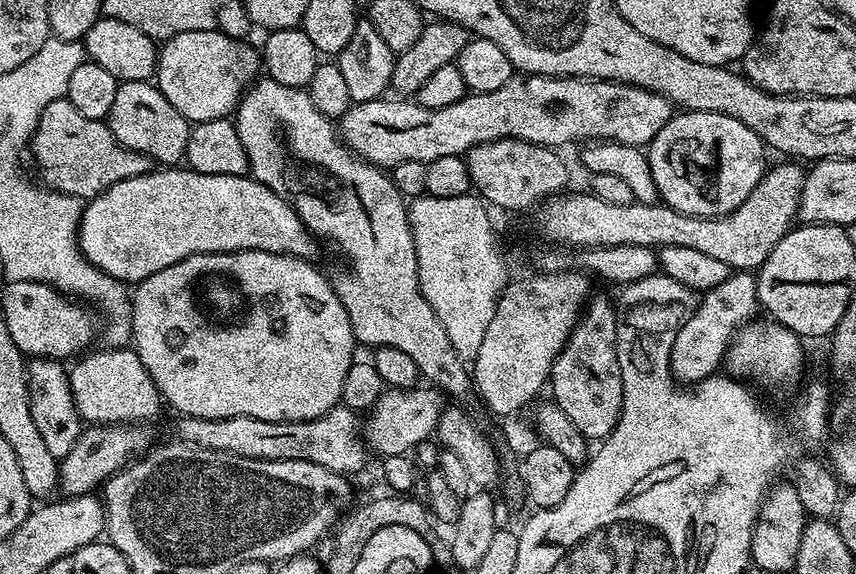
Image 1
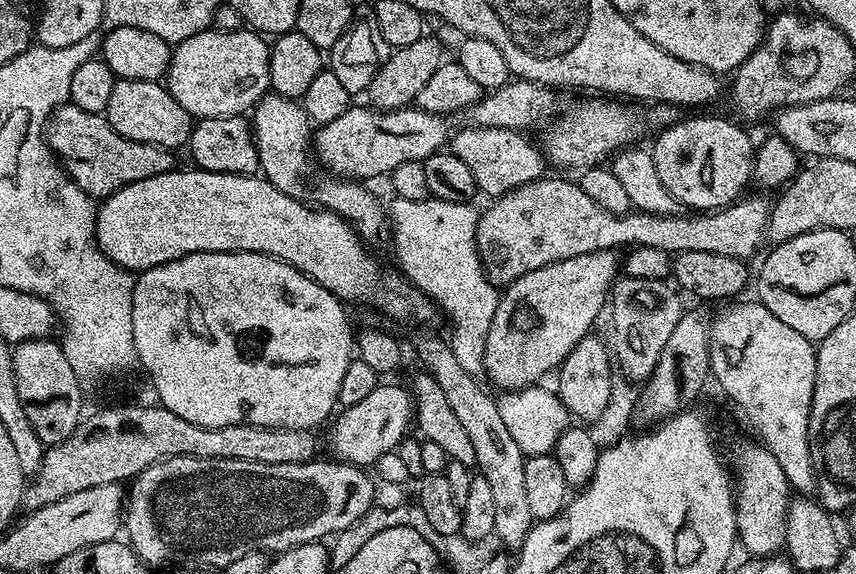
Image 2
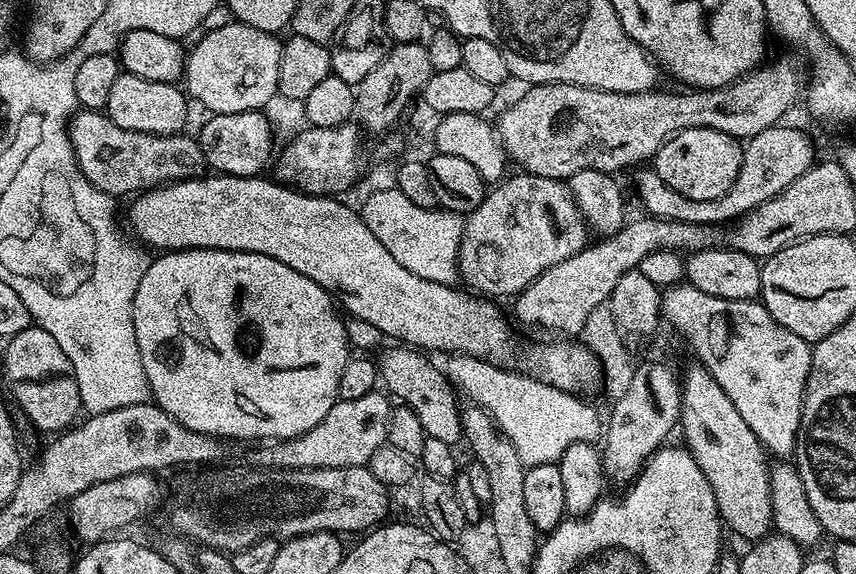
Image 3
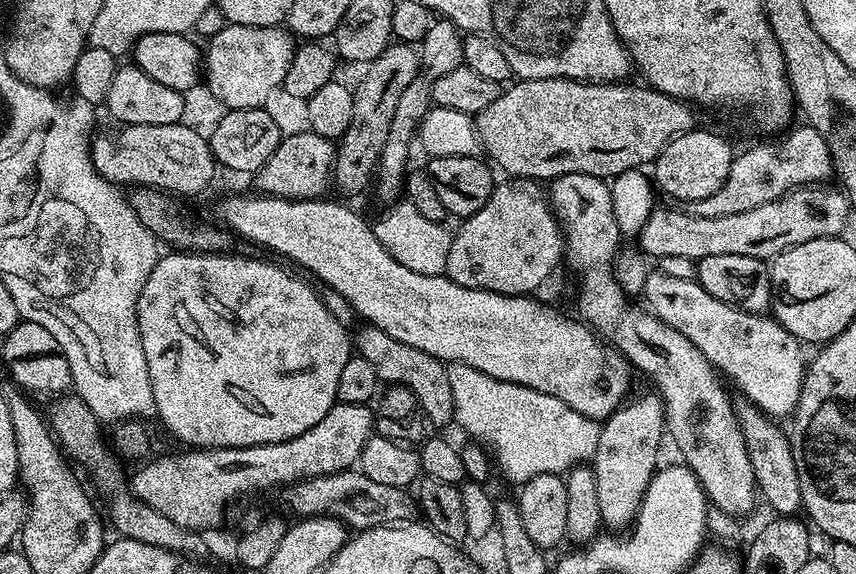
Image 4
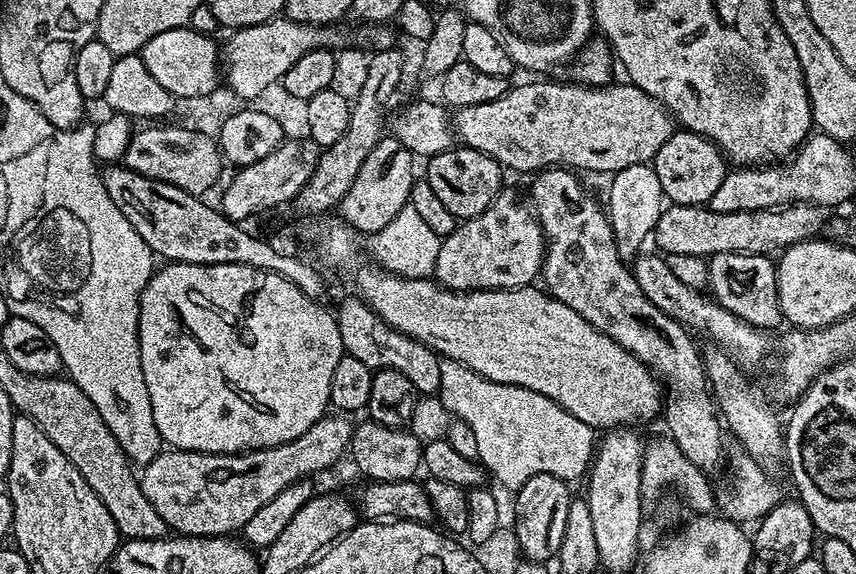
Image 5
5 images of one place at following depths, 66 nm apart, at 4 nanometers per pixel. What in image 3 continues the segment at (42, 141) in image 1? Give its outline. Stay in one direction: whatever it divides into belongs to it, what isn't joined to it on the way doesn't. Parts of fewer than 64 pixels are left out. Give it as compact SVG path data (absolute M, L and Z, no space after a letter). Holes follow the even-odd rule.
M100 110L77 111L68 121L68 137L81 174L113 198L144 194L149 188L171 186L176 180L191 180L206 168L199 139L191 140L188 134L159 136L122 130Z

